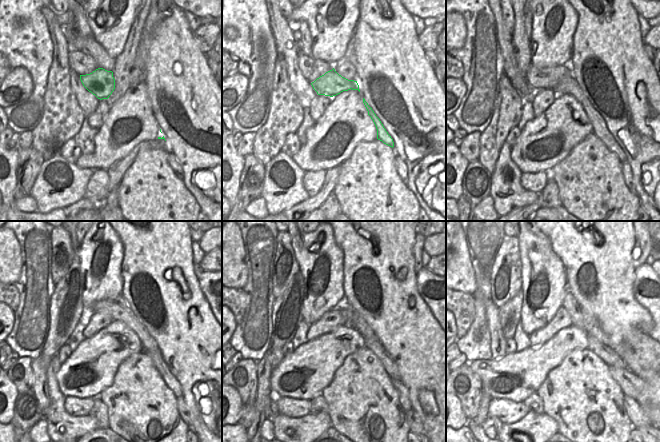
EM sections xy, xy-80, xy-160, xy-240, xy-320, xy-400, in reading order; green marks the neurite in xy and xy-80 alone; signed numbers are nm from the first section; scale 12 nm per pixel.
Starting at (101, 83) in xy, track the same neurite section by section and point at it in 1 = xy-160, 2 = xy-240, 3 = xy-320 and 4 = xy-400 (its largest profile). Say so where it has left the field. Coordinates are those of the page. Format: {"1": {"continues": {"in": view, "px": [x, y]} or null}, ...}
{"1": {"continues": {"in": "xy-160", "px": [599, 127]}}, "2": {"continues": {"in": "xy-240", "px": [172, 383]}}, "3": {"continues": {"in": "xy-320", "px": [402, 391]}}, "4": {"continues": {"in": "xy-400", "px": [636, 414]}}}

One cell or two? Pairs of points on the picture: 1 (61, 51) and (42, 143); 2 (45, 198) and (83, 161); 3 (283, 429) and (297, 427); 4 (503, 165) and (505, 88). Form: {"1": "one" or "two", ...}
{"1": "one", "2": "two", "3": "one", "4": "two"}

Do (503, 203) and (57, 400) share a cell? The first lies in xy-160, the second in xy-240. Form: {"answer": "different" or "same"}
{"answer": "same"}

